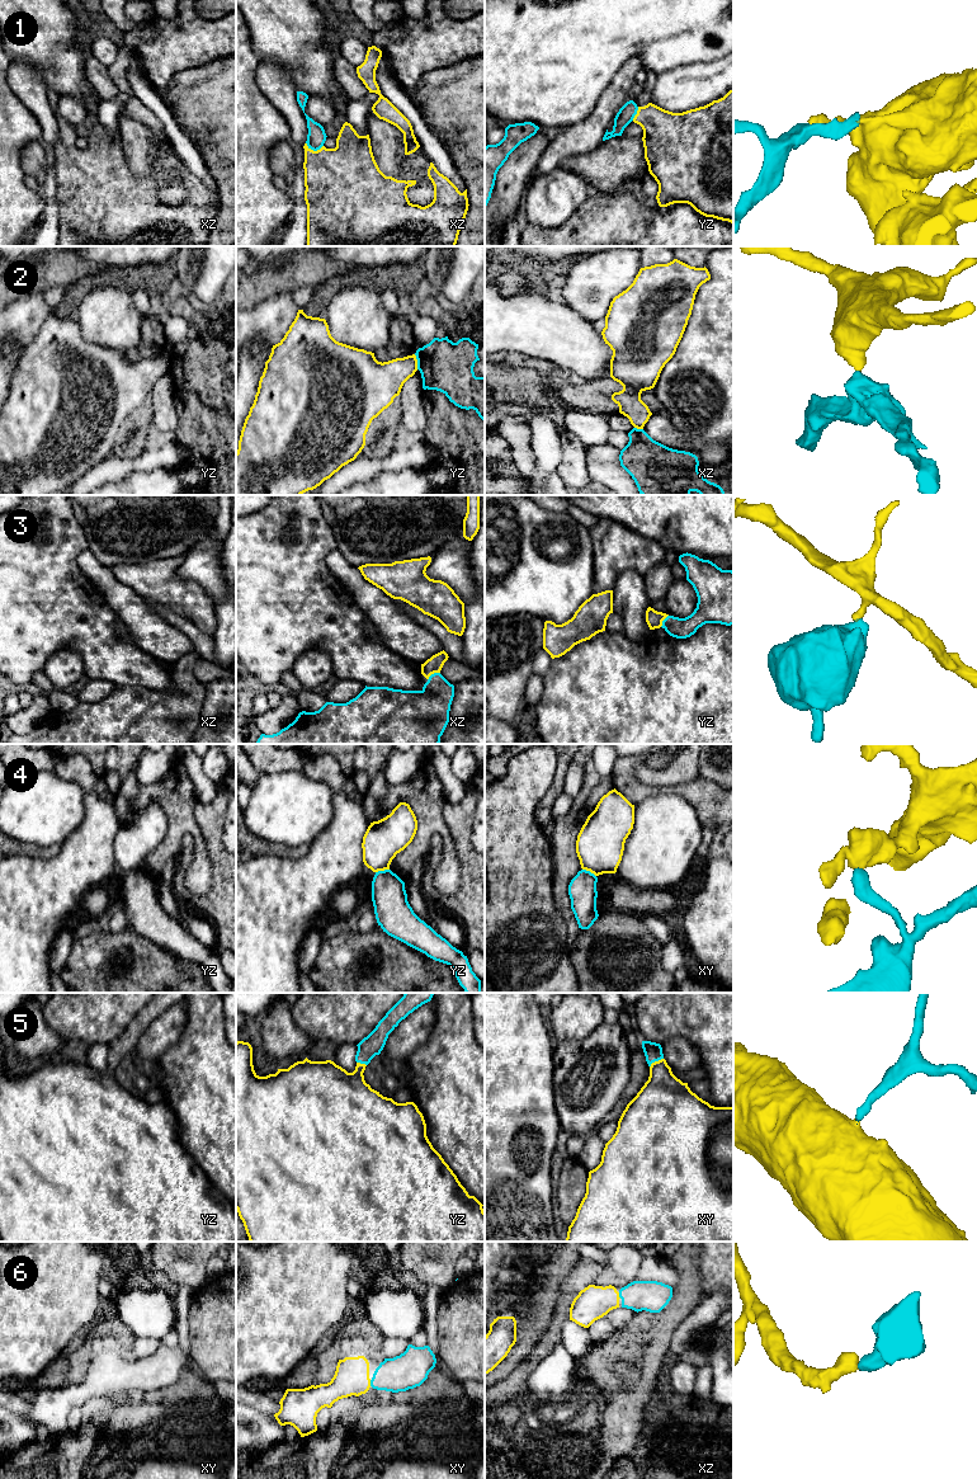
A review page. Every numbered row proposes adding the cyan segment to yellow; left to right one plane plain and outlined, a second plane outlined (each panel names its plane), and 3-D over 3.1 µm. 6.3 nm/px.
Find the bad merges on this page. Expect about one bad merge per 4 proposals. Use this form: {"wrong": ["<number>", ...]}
{"wrong": ["2", "4"]}

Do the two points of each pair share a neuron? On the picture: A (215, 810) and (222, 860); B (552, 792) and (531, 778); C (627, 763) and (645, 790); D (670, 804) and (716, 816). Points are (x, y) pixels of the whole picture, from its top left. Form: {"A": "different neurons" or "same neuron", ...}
{"A": "same neuron", "B": "different neurons", "C": "same neuron", "D": "different neurons"}

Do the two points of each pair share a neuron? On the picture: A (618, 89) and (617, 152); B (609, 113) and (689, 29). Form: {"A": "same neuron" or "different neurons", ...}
{"A": "different neurons", "B": "different neurons"}

